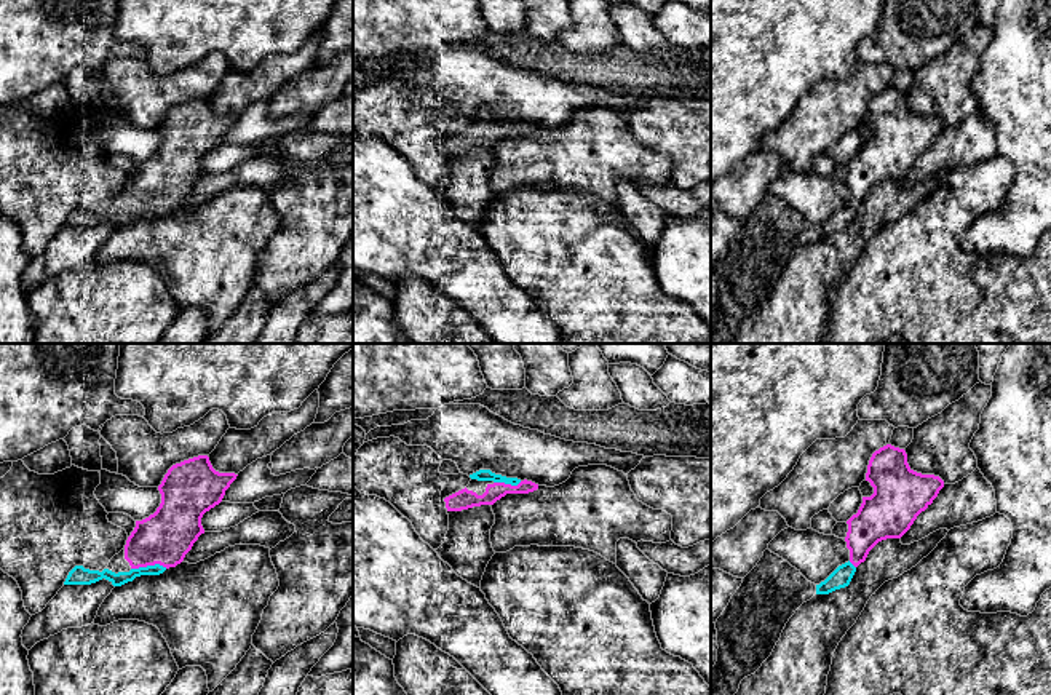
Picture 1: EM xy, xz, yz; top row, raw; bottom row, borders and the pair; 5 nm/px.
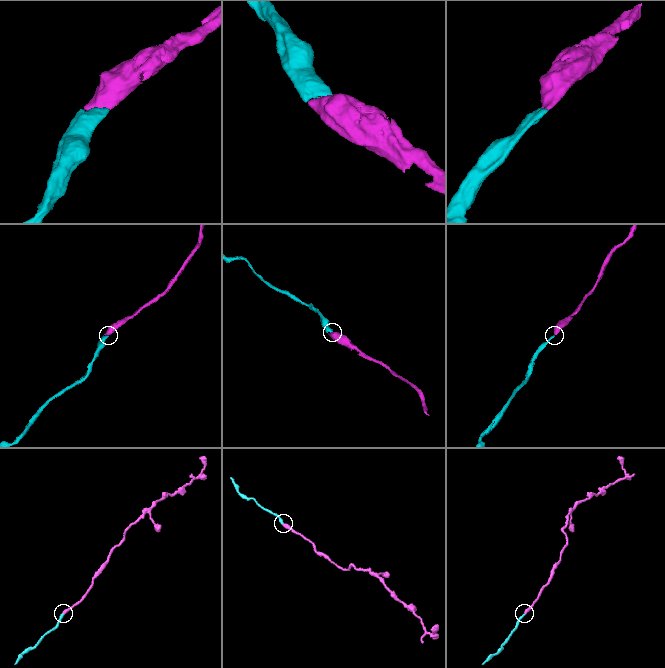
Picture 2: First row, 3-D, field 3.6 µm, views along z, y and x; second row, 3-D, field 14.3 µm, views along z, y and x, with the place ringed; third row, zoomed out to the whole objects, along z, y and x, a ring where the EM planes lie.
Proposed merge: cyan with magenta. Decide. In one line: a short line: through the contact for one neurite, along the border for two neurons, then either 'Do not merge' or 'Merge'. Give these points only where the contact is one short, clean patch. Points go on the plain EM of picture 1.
Line: xy (118, 221), (149, 208), (149, 195), (165, 179). Merge

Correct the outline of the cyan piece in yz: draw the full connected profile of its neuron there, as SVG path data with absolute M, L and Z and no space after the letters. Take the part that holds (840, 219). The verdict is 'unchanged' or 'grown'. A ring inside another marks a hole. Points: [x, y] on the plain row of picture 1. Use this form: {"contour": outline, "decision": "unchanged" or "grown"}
{"contour": "M891 86L872 96L866 123L874 129L874 136L863 139L858 155L847 163L850 203L816 227L816 236L848 228L869 193L882 182L901 181L944 129L939 118L914 113L906 93Z", "decision": "grown"}

